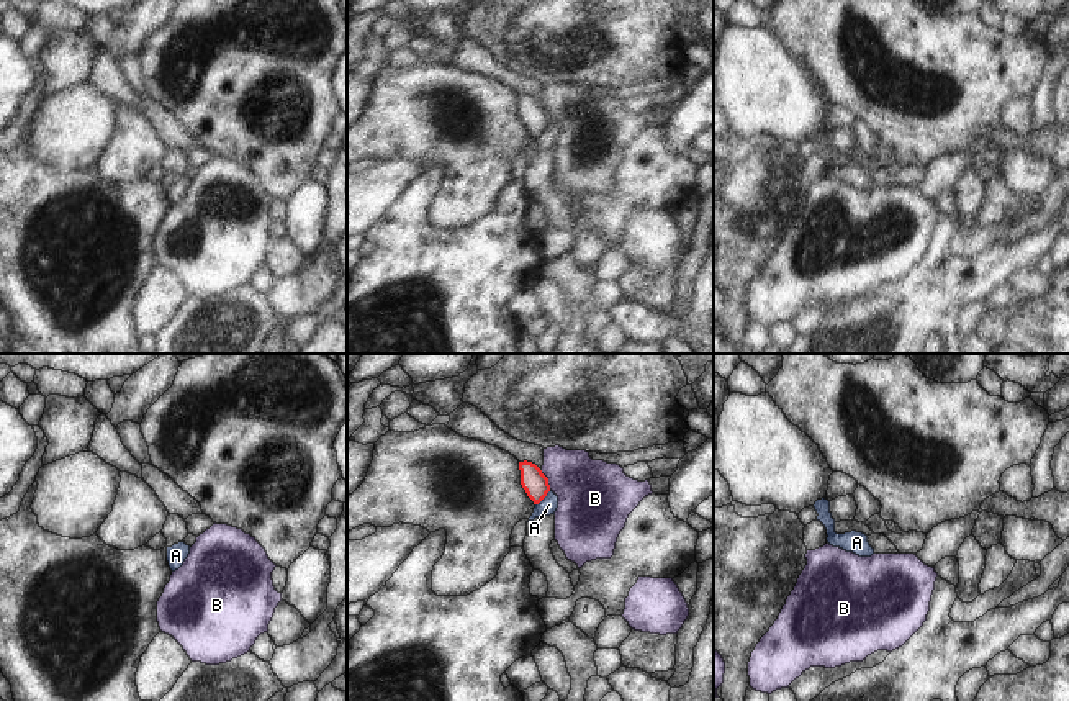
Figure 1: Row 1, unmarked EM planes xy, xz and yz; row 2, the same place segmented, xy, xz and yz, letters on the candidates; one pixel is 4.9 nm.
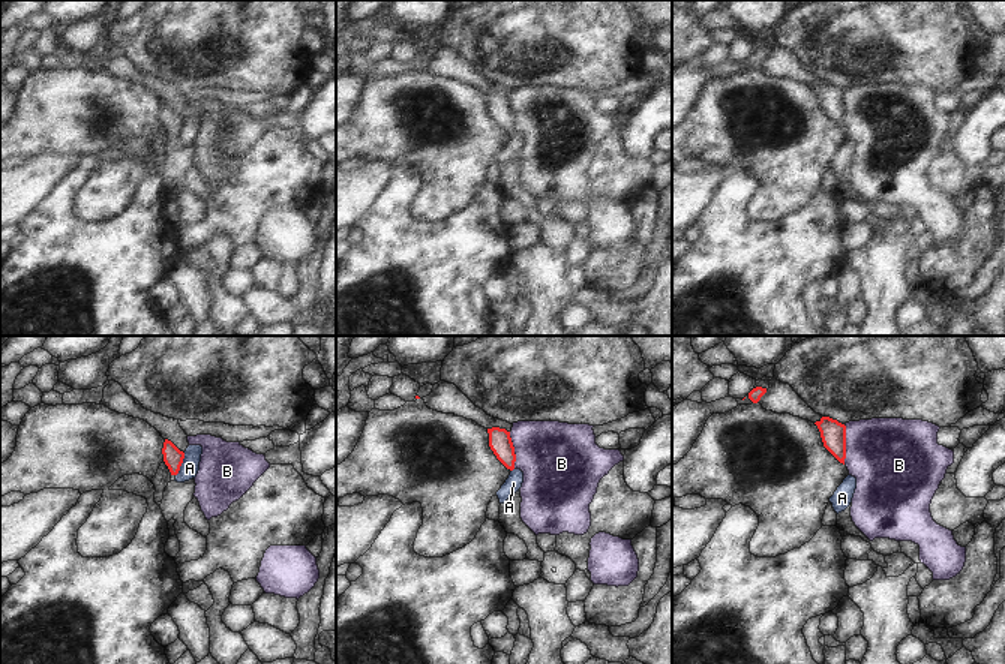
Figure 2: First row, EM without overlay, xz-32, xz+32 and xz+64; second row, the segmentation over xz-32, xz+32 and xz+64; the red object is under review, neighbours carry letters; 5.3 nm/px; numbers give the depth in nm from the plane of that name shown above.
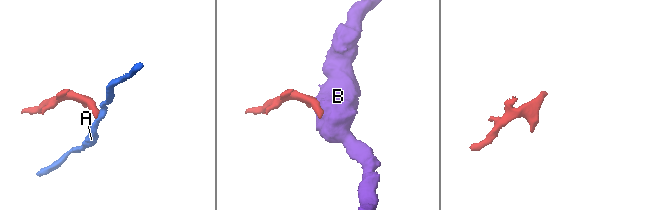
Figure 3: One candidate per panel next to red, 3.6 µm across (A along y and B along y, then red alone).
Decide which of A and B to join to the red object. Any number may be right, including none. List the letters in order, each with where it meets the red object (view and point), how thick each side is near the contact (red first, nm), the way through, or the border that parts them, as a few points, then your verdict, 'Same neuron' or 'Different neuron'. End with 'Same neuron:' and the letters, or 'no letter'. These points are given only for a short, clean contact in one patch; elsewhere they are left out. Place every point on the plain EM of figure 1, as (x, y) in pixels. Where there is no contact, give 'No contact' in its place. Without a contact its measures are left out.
A: Touches red at xz (542, 131). Thickness 120 nm (red) against 90 nm. Boundary: xz (550, 123), (536, 138). Different neuron
B: Touches red at xz (547, 113). Thickness 120 nm (red) against 360 nm. Different neuron
Same neuron: no letter.

